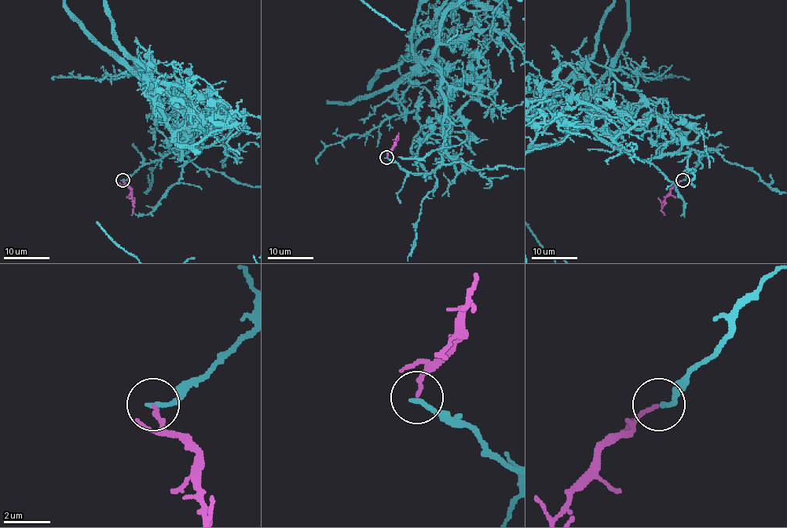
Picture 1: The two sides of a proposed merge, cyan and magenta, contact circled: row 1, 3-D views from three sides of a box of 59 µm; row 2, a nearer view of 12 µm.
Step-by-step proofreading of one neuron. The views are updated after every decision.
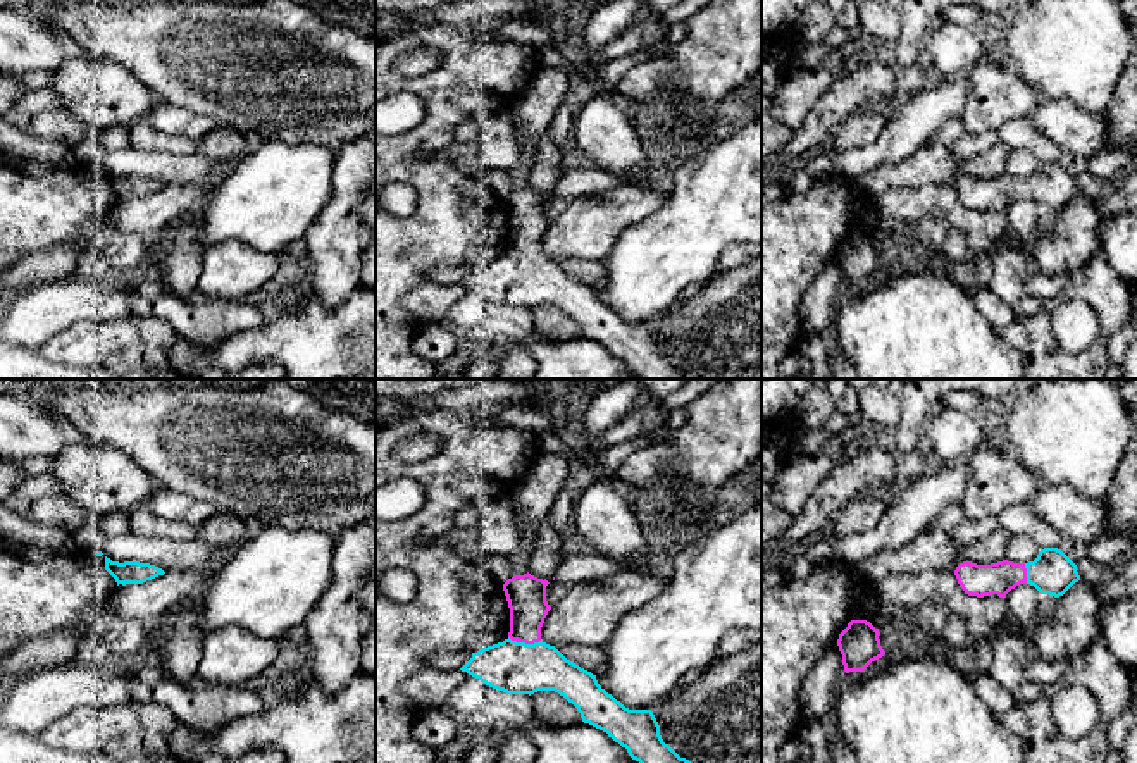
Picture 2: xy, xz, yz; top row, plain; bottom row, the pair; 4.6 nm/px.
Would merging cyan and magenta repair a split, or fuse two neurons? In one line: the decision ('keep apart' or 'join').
join

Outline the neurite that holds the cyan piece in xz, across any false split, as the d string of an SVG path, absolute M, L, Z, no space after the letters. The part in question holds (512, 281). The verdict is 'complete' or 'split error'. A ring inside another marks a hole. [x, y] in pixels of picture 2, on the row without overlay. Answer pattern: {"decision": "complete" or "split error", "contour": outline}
{"decision": "split error", "contour": "M529 186L508 193L503 198L510 222L508 251L472 267L460 284L506 308L558 307L577 322L584 338L606 346L641 379L696 379L663 357L651 324L625 322L598 298L596 289L541 255L551 224L548 198Z"}

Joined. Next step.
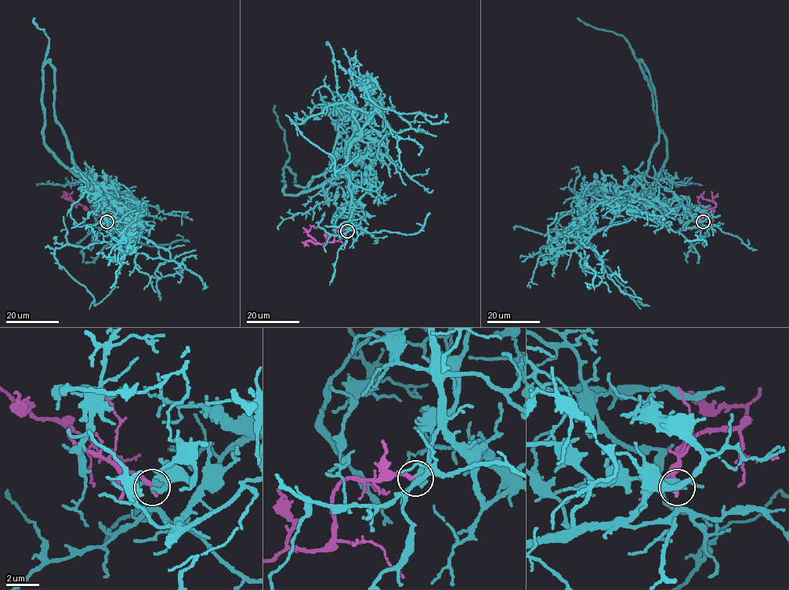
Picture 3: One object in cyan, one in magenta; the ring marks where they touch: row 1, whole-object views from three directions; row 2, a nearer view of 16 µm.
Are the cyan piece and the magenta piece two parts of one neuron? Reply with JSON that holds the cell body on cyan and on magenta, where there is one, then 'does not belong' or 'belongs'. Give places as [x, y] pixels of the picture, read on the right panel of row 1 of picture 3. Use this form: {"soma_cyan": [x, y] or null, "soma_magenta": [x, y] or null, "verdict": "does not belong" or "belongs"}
{"soma_cyan": null, "soma_magenta": null, "verdict": "does not belong"}

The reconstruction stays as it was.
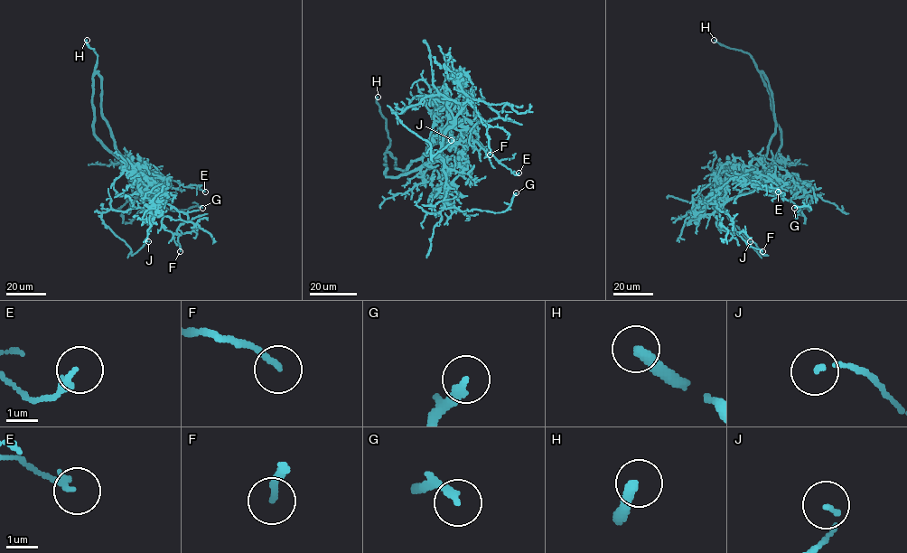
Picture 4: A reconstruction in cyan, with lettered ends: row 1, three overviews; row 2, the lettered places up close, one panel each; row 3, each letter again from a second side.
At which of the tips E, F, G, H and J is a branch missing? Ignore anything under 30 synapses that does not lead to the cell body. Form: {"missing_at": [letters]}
{"missing_at": ["H"]}

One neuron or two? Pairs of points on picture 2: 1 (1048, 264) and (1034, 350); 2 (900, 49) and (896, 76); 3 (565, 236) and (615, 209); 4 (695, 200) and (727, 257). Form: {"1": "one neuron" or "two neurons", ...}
{"1": "two neurons", "2": "two neurons", "3": "one neuron", "4": "two neurons"}

